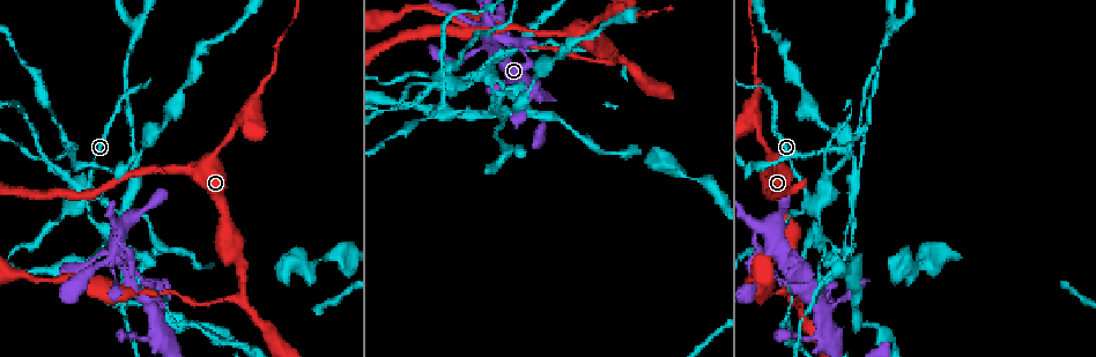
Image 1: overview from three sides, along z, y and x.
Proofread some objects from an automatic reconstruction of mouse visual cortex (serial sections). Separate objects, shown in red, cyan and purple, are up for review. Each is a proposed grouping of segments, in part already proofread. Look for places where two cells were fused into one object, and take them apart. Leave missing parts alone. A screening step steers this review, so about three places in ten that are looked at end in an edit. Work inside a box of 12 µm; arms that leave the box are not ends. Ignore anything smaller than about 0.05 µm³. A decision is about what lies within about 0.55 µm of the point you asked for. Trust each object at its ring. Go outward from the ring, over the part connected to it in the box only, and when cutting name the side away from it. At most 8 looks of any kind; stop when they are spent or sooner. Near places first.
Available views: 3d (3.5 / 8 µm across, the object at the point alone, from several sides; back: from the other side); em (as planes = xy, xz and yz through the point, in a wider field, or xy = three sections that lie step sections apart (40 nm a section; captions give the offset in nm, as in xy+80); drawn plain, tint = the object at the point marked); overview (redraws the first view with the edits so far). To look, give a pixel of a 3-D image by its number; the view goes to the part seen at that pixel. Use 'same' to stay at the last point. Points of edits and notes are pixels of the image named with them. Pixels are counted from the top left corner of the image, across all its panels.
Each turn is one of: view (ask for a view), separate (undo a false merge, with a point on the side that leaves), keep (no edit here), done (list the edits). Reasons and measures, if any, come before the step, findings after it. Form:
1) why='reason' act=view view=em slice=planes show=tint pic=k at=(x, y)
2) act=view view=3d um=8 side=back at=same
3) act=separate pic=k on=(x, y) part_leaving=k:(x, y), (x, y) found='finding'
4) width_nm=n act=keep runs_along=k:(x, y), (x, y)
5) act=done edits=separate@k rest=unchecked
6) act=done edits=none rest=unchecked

why='sharp bend' act=view view=3d um=3.5 pic=1 at=(117, 250)

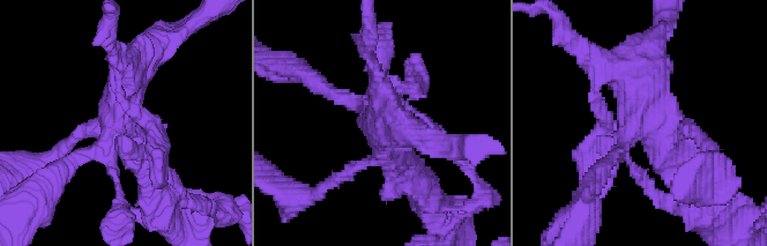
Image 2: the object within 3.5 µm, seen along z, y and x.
why='shape alone is not enough' act=view view=em slice=xy step=5 show=tint pic=2 at=(125, 121)

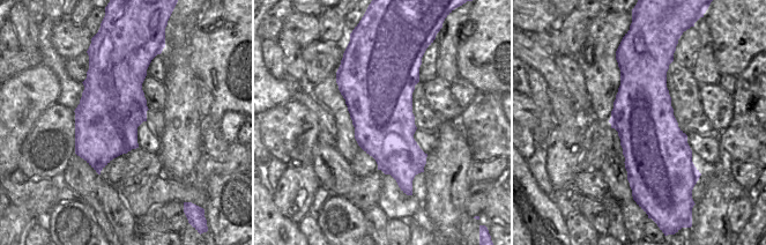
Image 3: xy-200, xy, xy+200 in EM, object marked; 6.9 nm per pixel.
act=keep runs_along=2:(690, 181), (648, 96), (610, 71) found='continuous, no second cell'

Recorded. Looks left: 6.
why='four or more arms meet' act=view view=3d um=3.5 pic=1 at=(71, 201)

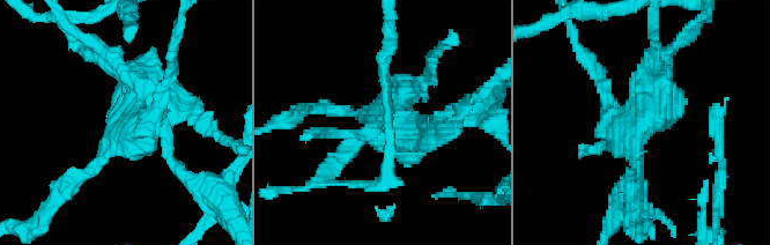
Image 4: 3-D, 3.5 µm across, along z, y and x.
act=view view=em slice=xy step=5 show=tint pic=4 at=(128, 117)

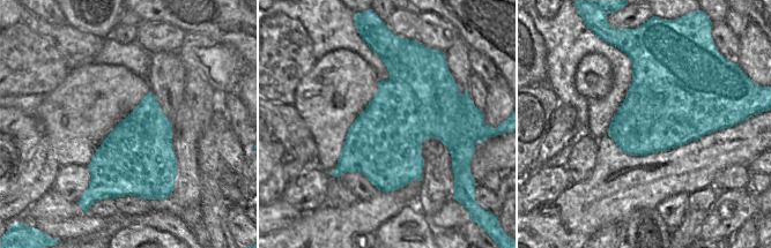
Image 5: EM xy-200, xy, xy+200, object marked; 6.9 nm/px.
width_nm=500 act=separate pic=4 on=(427, 143) part_leaving=4:(398, 136), (463, 113) found='a second cell is stuck on'

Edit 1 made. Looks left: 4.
why='three arms meet' act=view view=3d um=3.5 pic=1 at=(611, 62)

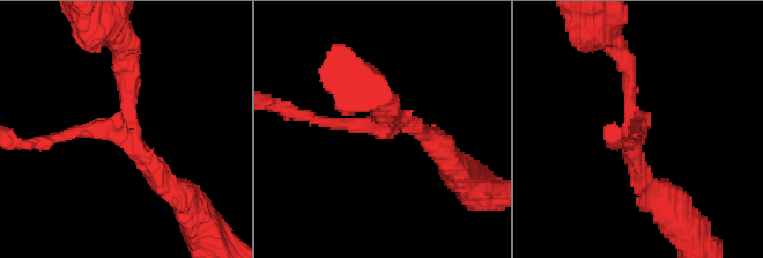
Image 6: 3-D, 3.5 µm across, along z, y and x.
why='shape alone is not enough' act=view view=em slice=xy step=2 show=tint pic=6 at=(128, 115)

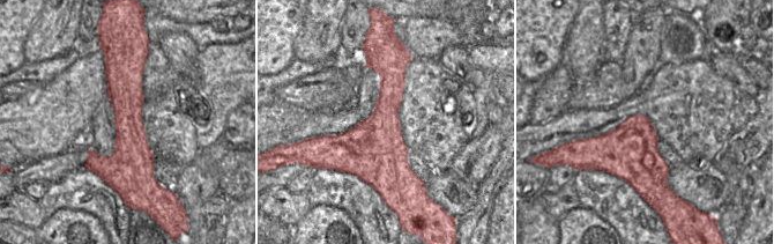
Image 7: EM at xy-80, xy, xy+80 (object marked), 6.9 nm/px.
arms=3 arm_widths_nm=150,250,250 act=keep runs_along=6:(123, 43), (126, 117), (58, 135) found='one cell here'

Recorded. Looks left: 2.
act=done edits=separate@4 rest=unchecked

